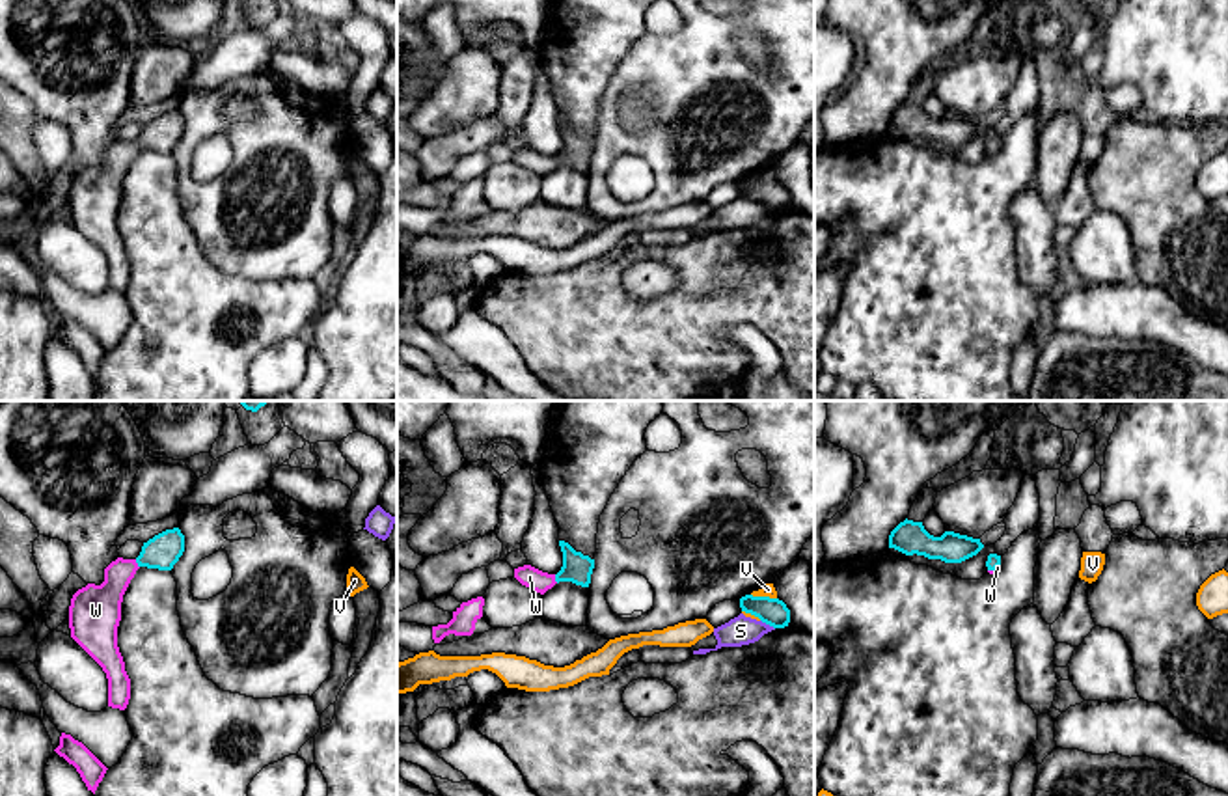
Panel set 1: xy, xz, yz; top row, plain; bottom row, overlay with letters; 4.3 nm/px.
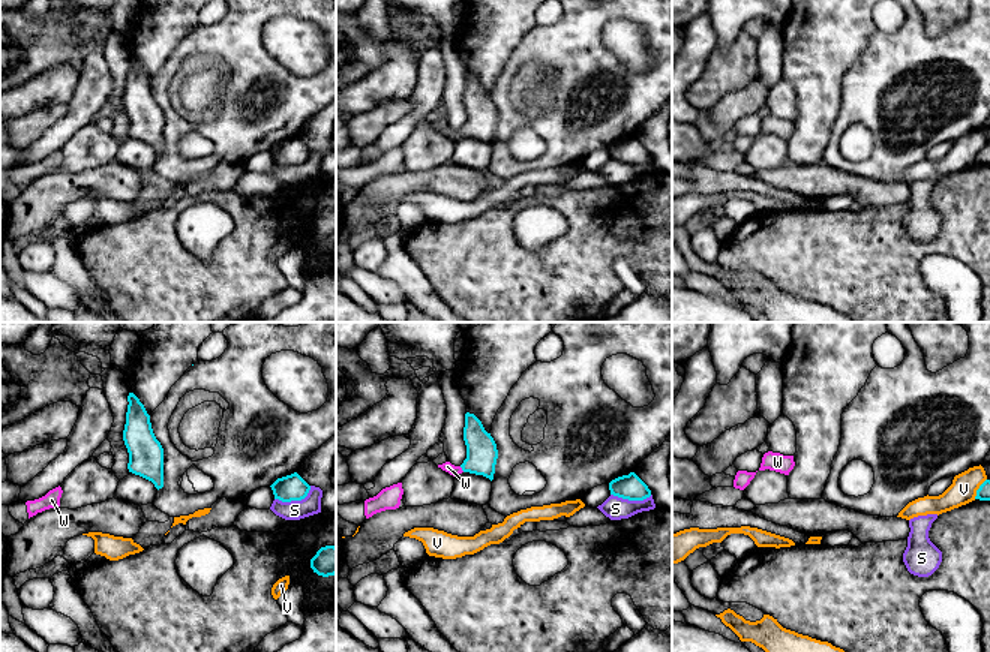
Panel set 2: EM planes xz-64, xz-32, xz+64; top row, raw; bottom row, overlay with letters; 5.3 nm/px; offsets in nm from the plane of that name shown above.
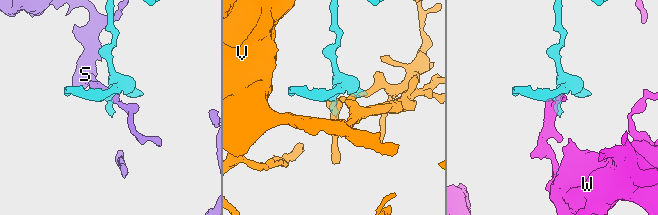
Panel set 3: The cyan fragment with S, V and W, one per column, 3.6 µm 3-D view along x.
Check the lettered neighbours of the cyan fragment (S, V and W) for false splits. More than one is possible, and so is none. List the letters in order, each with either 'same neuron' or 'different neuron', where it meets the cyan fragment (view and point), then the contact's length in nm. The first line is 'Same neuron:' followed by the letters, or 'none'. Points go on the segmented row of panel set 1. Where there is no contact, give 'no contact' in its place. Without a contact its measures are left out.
Same neuron: W
S: different neuron; contact xz (768, 623); length 80 nm
V: different neuron; contact xz (764, 597); length 110 nm
W: same neuron; contact xz (556, 578); length 40 nm

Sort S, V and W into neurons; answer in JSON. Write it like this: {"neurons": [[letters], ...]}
{"neurons": [["S"], ["V"], ["W"]]}

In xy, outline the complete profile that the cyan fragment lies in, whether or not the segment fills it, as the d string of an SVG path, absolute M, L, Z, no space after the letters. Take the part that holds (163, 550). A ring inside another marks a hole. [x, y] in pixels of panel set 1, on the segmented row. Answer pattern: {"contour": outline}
{"contour": "M179 528L166 529L147 542L136 559L117 557L104 569L101 585L78 589L69 606L71 638L102 667L108 679L108 707L125 710L130 679L117 647L123 595L140 567L171 570L184 552Z"}

